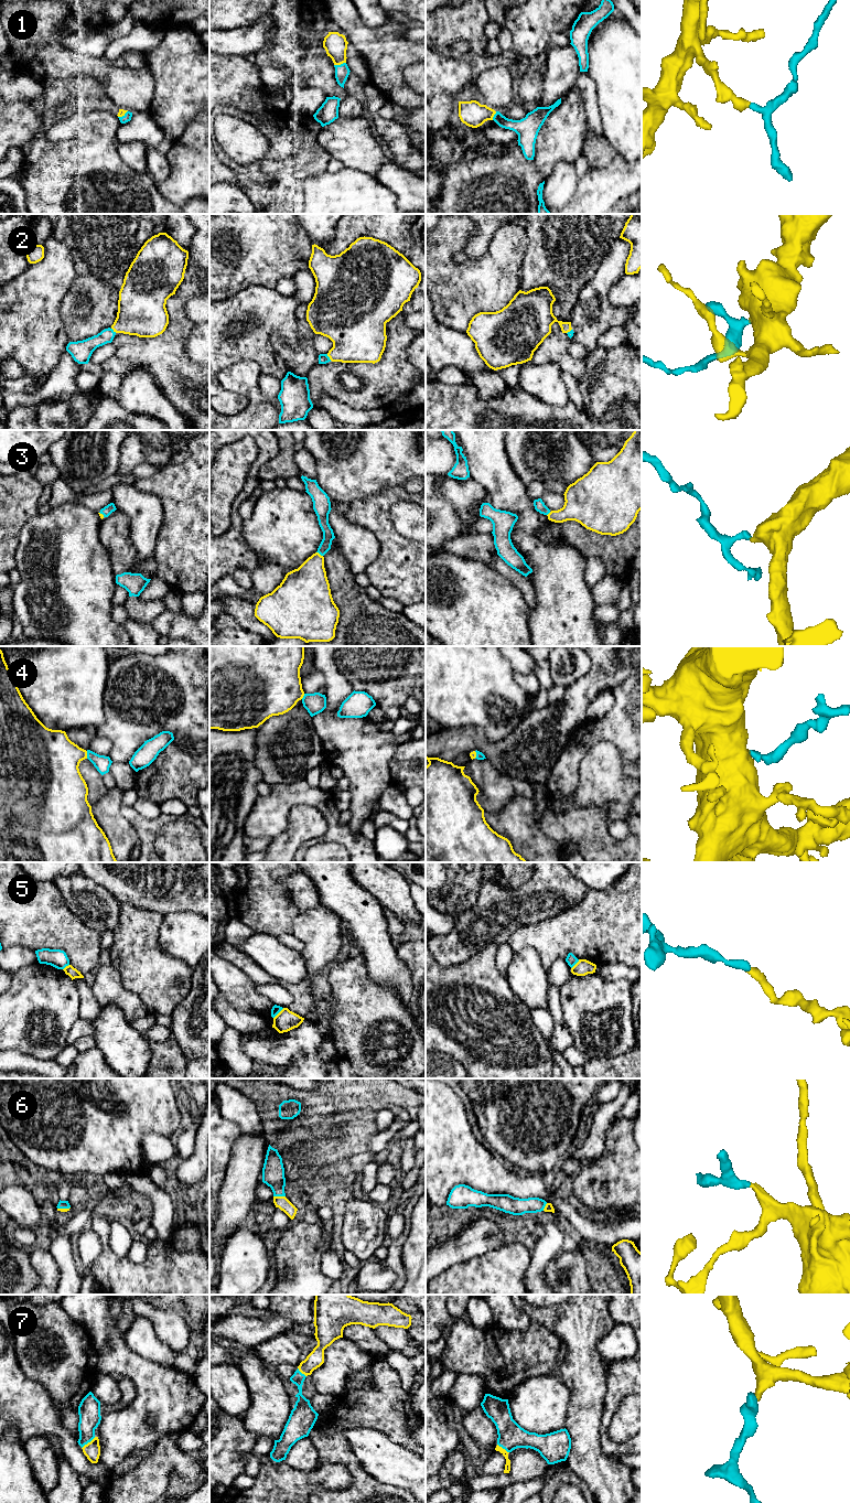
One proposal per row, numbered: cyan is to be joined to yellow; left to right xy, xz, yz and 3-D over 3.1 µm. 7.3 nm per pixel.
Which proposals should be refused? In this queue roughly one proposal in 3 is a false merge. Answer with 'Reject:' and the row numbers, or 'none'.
Reject: 5

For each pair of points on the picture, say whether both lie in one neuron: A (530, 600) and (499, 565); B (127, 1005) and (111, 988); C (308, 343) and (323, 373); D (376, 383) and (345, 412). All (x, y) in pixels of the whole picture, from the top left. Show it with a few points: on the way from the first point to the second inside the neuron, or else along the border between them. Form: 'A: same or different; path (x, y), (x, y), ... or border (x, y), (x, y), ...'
A: same; path (527, 591), (508, 572)
B: same; path (124, 1000), (116, 992)
C: different; border (318, 363), (305, 376)
D: different; border (327, 395), (344, 401), (353, 408), (376, 409)

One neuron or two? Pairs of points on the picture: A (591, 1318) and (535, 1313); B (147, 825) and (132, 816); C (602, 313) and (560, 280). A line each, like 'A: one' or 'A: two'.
A: one
B: two
C: two

